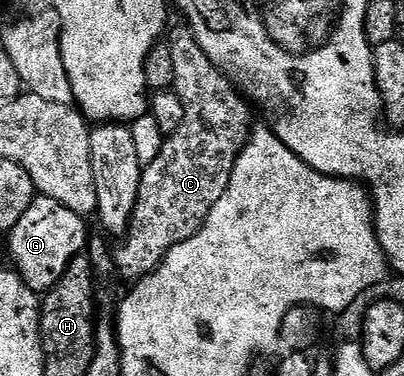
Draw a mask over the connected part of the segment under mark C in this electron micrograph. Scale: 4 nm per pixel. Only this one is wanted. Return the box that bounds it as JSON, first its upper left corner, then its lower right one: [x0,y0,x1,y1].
[113,27,252,281]

